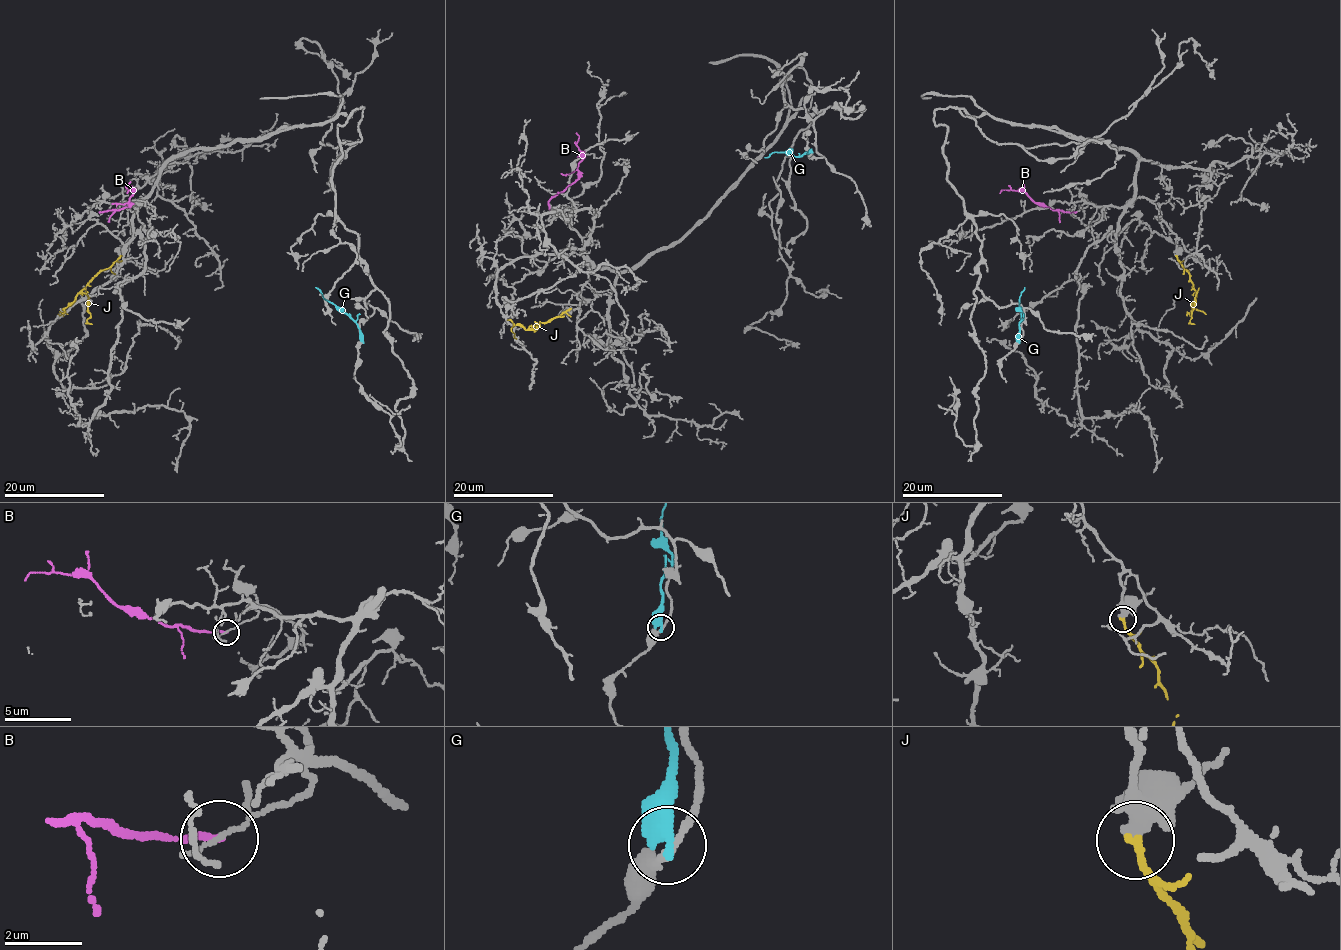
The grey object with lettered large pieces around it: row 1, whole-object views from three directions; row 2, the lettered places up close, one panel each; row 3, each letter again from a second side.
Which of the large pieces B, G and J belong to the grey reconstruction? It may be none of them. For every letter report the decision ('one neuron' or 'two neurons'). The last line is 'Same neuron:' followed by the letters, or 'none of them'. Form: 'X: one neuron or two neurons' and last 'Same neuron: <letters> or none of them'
B: two neurons
G: two neurons
J: one neuron
Same neuron: J

